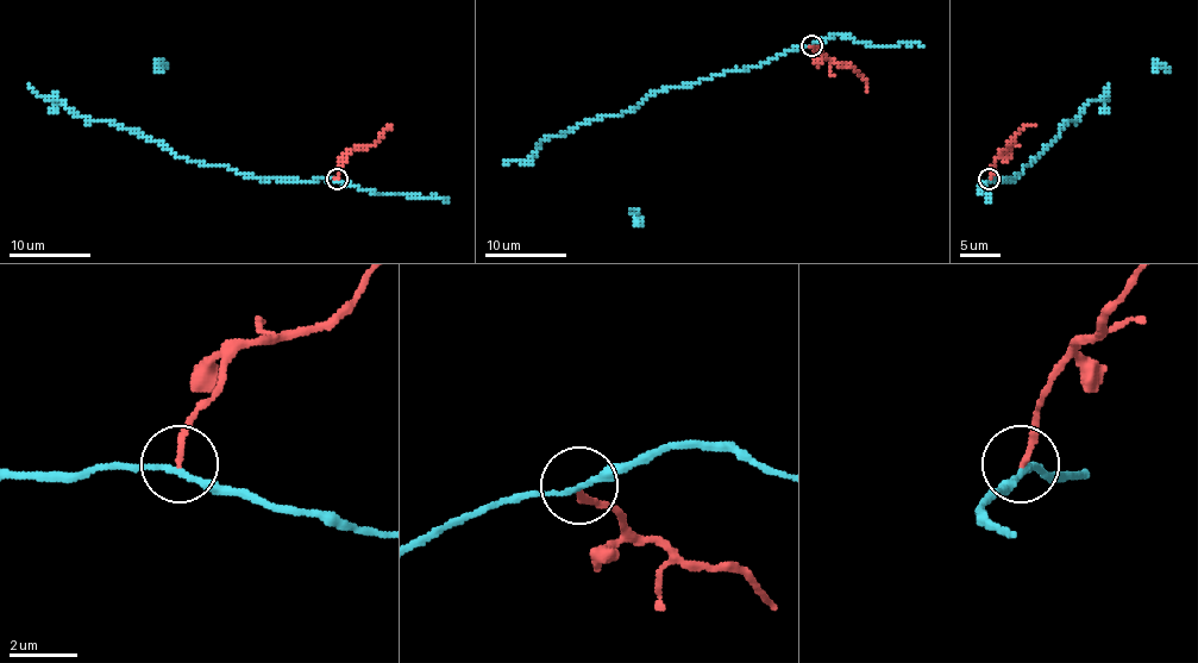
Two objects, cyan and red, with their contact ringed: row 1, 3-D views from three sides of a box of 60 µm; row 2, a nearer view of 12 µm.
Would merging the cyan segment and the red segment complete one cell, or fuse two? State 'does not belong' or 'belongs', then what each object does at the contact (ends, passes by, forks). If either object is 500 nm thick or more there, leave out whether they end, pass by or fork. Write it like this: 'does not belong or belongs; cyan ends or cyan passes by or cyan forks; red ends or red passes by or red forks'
does not belong; cyan passes by; red ends

